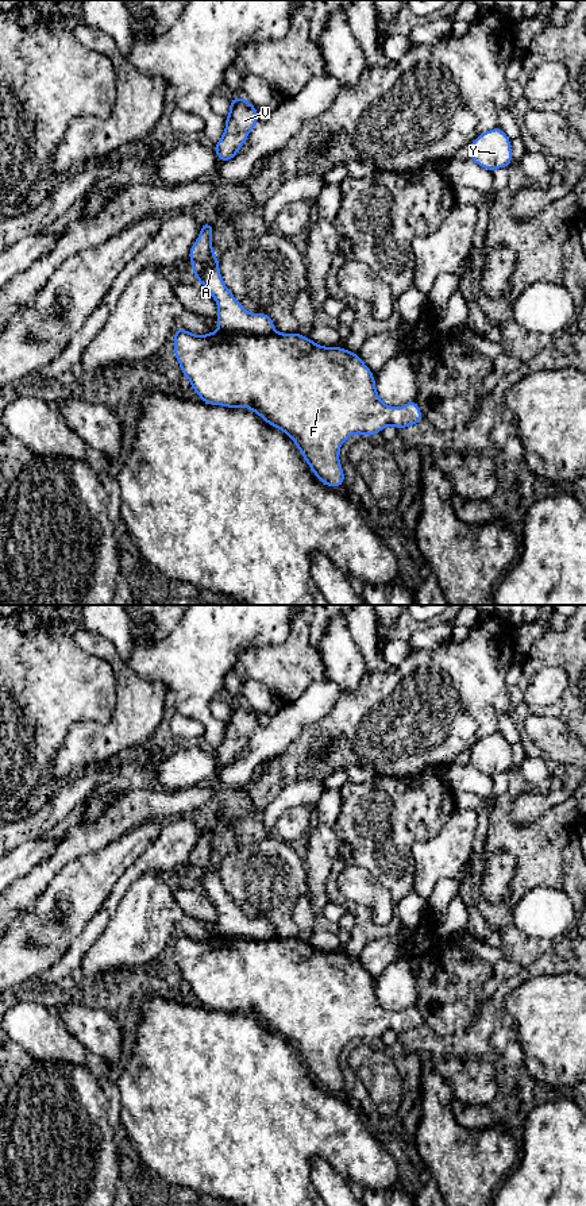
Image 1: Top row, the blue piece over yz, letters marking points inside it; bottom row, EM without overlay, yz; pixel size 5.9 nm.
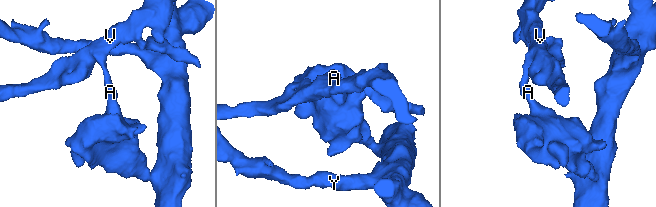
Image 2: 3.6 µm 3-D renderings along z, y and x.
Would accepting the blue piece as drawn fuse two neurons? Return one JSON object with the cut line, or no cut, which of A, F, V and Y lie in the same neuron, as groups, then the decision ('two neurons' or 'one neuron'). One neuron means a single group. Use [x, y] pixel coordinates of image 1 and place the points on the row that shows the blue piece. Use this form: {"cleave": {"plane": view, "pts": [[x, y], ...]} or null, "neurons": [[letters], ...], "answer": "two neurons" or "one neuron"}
{"cleave": {"plane": "yz", "pts": [[219, 328], [247, 334], [272, 334], [276, 331]]}, "neurons": [["A", "V"], ["F", "Y"]], "answer": "two neurons"}

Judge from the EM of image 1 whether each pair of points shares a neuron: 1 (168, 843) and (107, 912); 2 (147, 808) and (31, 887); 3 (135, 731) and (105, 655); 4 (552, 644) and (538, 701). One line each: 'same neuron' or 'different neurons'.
1: same neuron
2: same neuron
3: same neuron
4: different neurons

